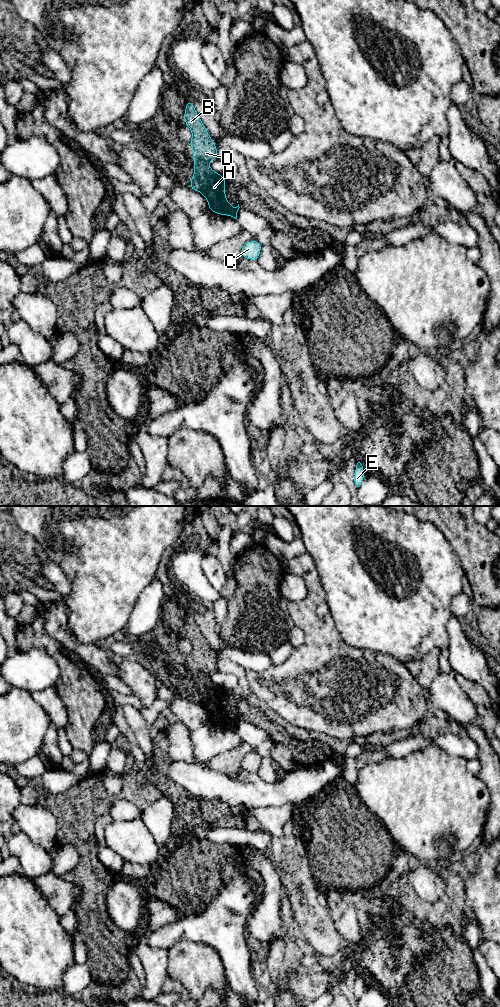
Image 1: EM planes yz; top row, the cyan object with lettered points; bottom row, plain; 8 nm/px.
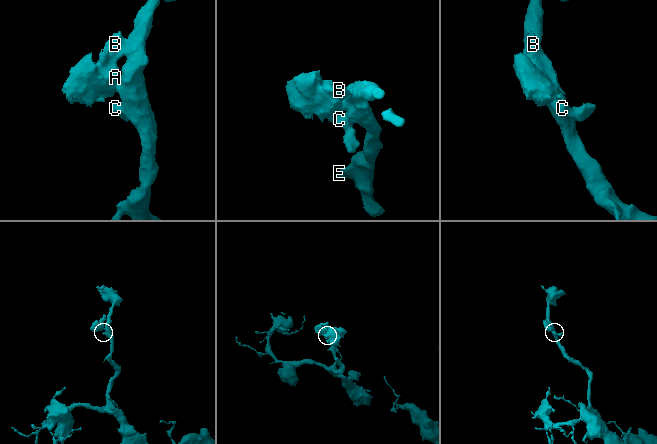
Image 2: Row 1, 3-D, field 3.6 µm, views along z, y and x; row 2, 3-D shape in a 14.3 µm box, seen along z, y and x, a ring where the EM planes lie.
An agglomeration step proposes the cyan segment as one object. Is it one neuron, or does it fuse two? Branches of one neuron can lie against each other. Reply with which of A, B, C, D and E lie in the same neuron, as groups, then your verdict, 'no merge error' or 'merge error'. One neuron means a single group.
A B D / C E | merge error

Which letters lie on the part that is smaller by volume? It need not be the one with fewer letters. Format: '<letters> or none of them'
A, B, D

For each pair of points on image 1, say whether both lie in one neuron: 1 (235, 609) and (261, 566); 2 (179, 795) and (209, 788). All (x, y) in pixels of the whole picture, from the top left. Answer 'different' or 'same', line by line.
1: same
2: different

